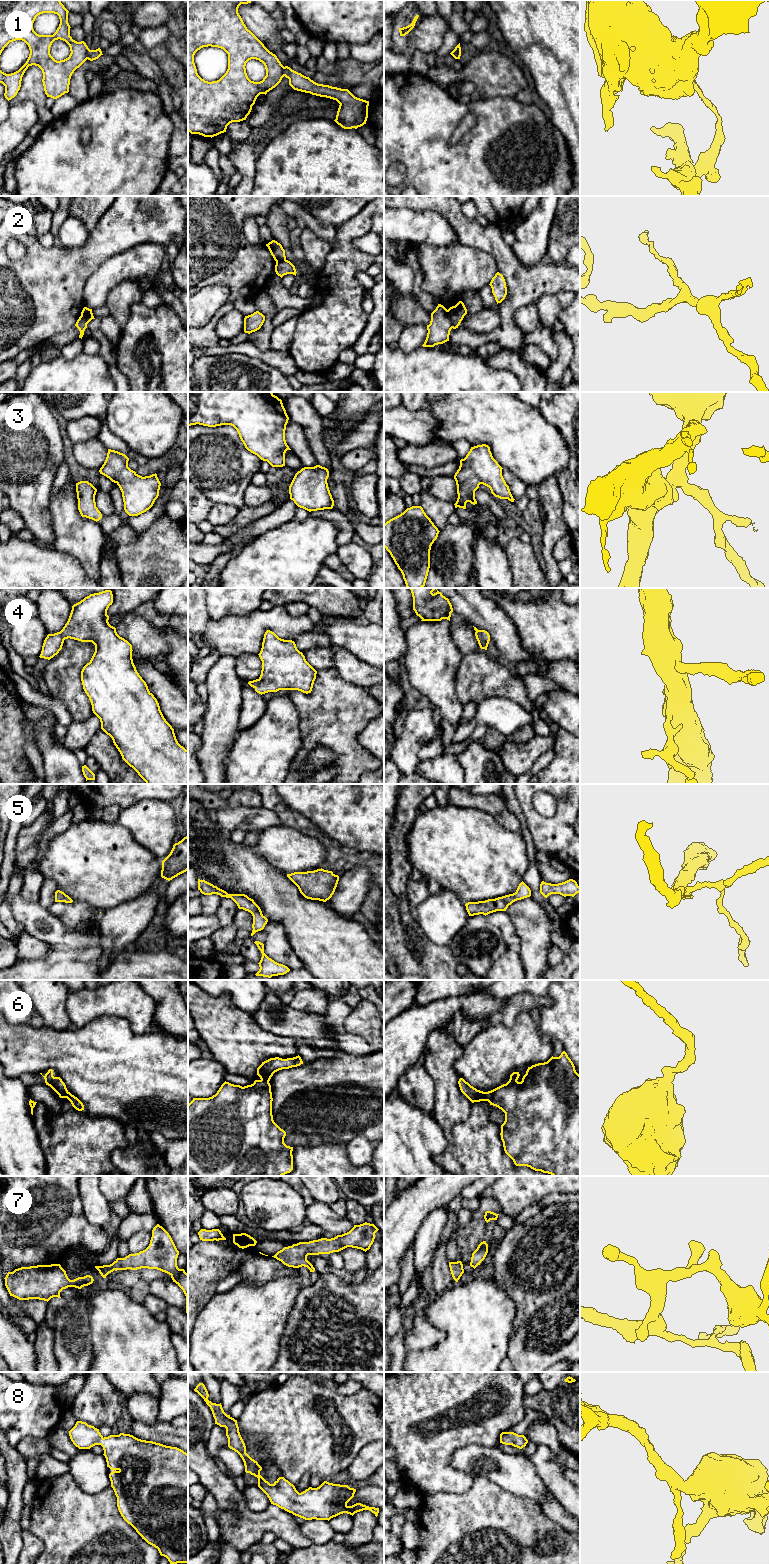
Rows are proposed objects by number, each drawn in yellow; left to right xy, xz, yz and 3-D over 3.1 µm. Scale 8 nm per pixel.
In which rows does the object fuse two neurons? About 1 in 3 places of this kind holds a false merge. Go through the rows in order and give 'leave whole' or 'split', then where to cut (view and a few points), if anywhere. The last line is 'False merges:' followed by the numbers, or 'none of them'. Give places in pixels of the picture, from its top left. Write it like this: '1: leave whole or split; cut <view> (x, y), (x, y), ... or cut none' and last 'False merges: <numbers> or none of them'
1: split; cut xy (89, 49), (87, 58)
2: split; cut yz (447, 310), (452, 327)
3: leave whole; cut none
4: leave whole; cut none
5: leave whole; cut none
6: leave whole; cut none
7: leave whole; cut none
8: leave whole; cut none
False merges: 1, 2

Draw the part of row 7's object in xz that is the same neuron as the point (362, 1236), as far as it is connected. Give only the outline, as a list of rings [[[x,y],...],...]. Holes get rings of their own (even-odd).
[[[365,1222],[360,1225],[354,1225],[349,1232],[331,1239],[321,1238],[284,1247],[272,1257],[288,1267],[299,1268],[304,1266],[310,1272],[314,1272],[315,1268],[307,1260],[308,1255],[330,1254],[339,1252],[347,1247],[361,1249],[366,1252],[373,1244],[375,1233],[378,1230],[374,1224]]]

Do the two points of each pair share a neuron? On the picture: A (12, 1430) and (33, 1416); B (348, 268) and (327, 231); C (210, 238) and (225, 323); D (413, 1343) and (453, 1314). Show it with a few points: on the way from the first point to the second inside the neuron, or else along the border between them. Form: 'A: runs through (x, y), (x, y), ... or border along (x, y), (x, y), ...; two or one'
A: runs through (17, 1425), (28, 1416); one
B: border along (336, 228), (333, 246); two
C: border along (233, 308), (218, 321), (216, 325), (218, 338); two
D: border along (428, 1304), (425, 1317), (445, 1336), (425, 1349); two

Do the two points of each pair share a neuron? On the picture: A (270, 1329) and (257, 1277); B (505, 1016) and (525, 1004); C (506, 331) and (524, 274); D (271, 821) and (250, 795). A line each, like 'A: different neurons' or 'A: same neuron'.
A: different neurons
B: same neuron
C: same neuron
D: different neurons

